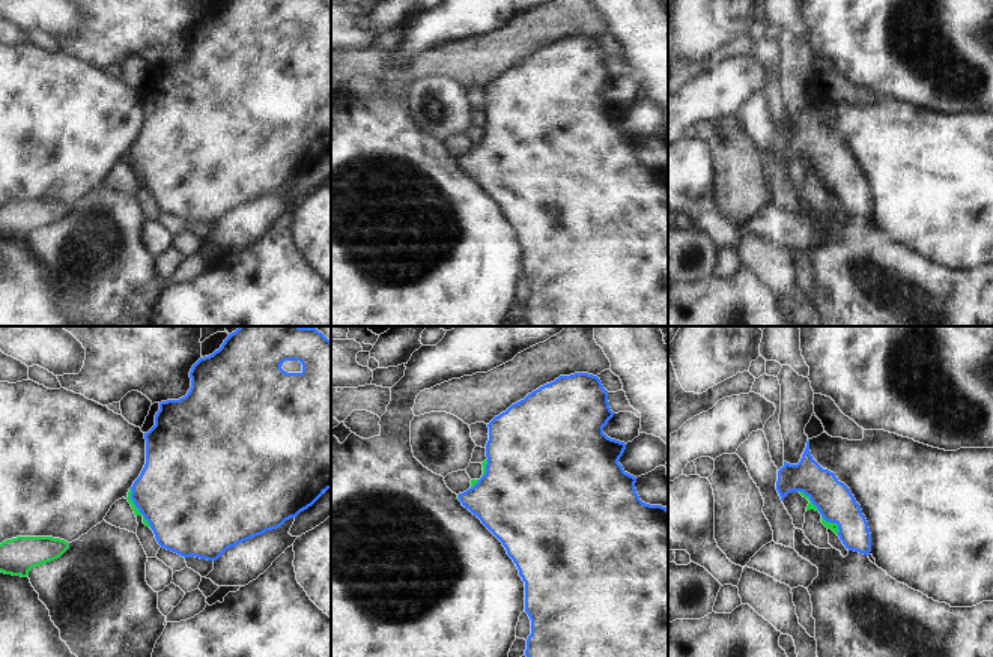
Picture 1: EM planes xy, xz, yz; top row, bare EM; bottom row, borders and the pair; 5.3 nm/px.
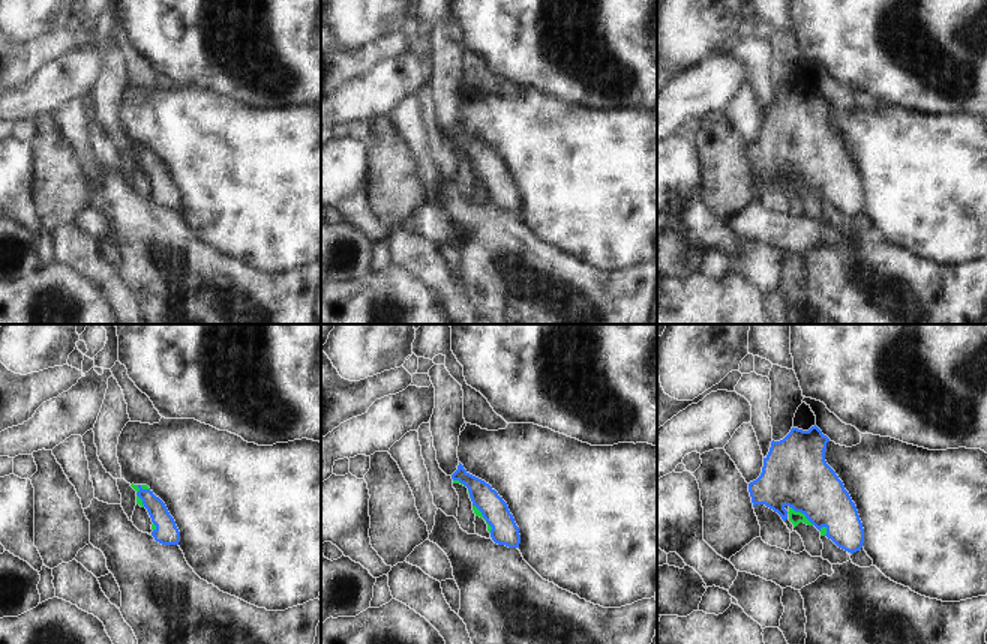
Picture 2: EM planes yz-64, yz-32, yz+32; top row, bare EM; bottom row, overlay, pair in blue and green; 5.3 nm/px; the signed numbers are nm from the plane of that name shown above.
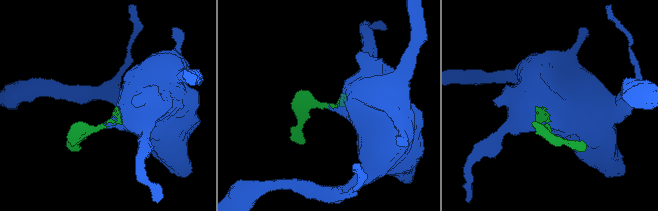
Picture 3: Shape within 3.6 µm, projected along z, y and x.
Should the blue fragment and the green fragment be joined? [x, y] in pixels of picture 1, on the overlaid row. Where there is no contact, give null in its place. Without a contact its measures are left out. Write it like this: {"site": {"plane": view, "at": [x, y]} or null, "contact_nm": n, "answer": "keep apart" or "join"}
{"site": {"plane": "xy", "at": [137, 507]}, "contact_nm": 240, "answer": "join"}

